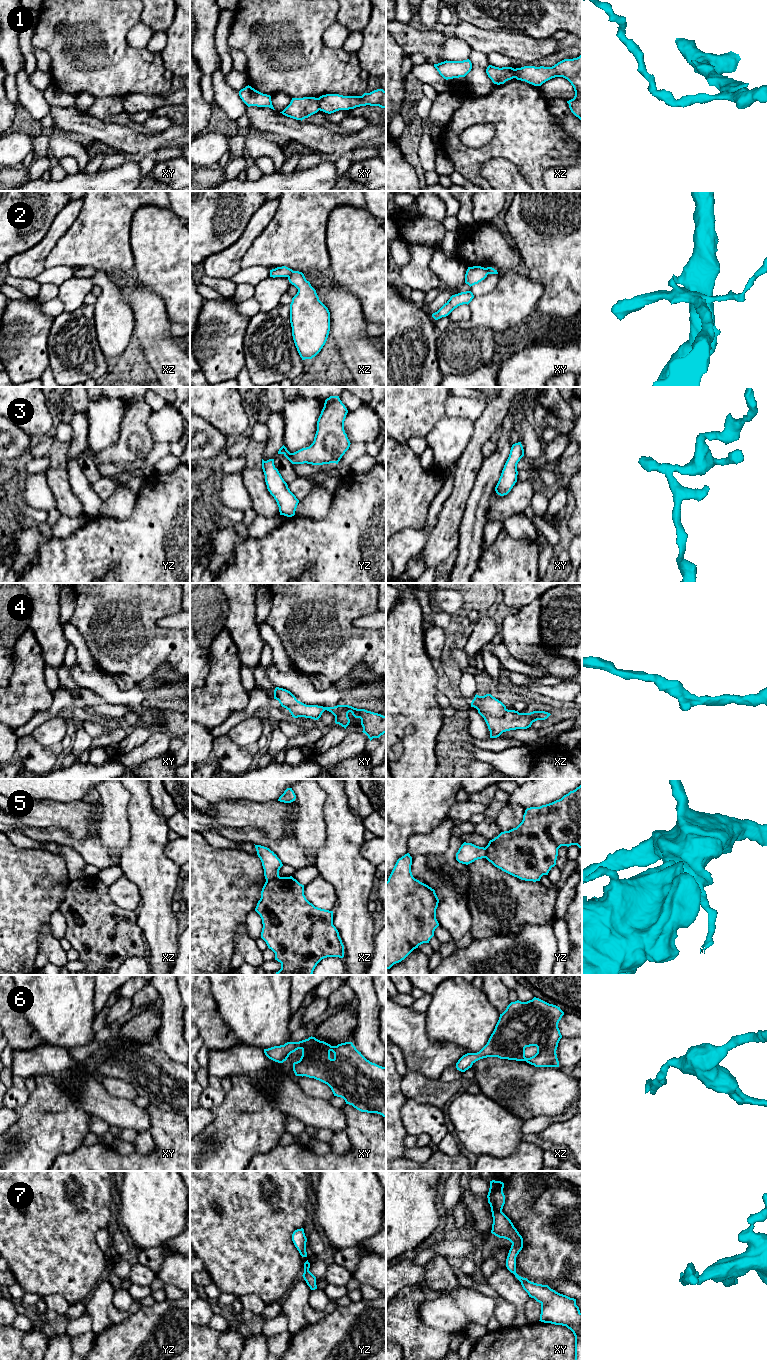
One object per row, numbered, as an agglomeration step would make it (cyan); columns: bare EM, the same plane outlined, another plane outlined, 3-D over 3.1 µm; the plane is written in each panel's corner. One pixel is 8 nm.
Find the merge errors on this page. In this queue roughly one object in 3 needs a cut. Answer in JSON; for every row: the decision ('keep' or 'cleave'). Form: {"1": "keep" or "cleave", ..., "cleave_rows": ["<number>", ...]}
{"1": "cleave", "2": "cleave", "3": "keep", "4": "keep", "5": "cleave", "6": "keep", "7": "keep", "cleave_rows": ["1", "2", "5"]}

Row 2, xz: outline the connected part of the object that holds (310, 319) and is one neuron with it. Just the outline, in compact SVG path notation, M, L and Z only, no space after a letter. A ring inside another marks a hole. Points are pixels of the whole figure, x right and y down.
M293 271L288 280L298 289L290 304L293 340L302 360L312 359L327 341L330 312L302 272Z

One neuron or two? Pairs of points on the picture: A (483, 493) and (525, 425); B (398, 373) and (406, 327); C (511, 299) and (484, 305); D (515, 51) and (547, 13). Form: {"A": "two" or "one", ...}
{"A": "two", "B": "one", "C": "one", "D": "two"}

